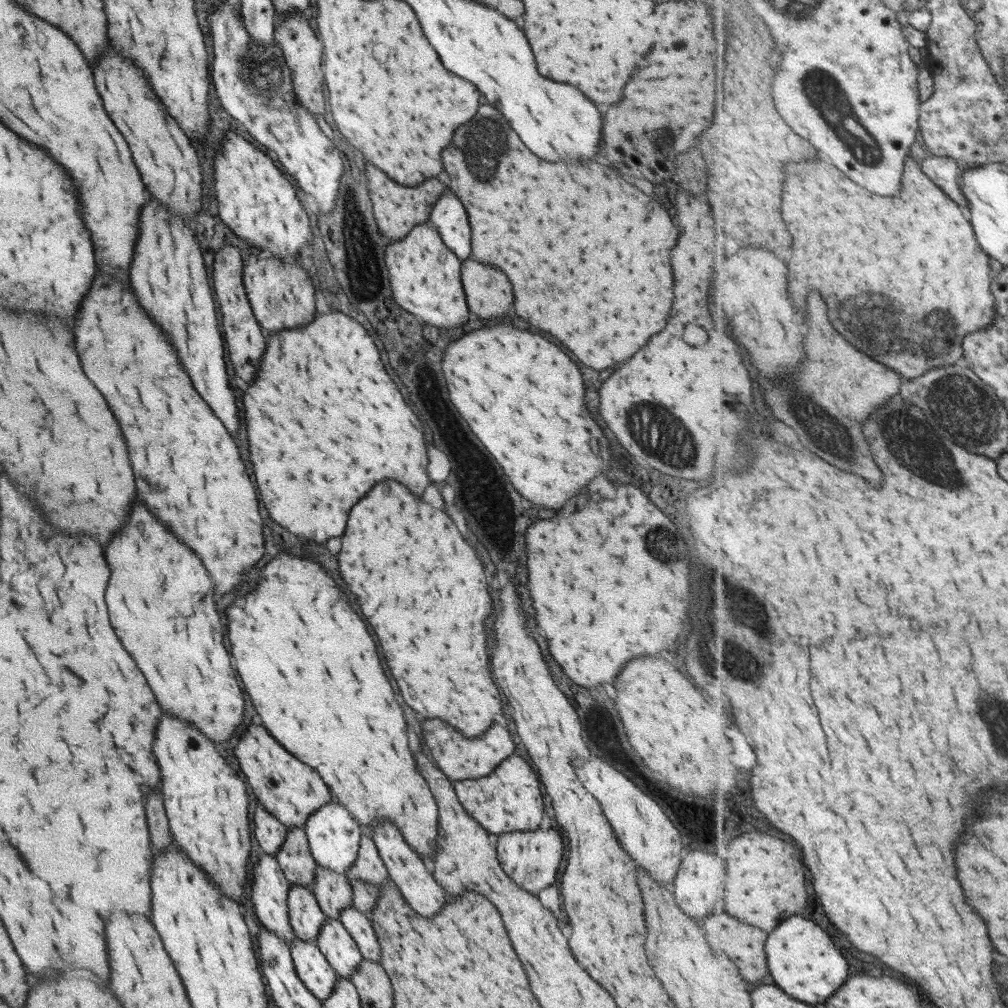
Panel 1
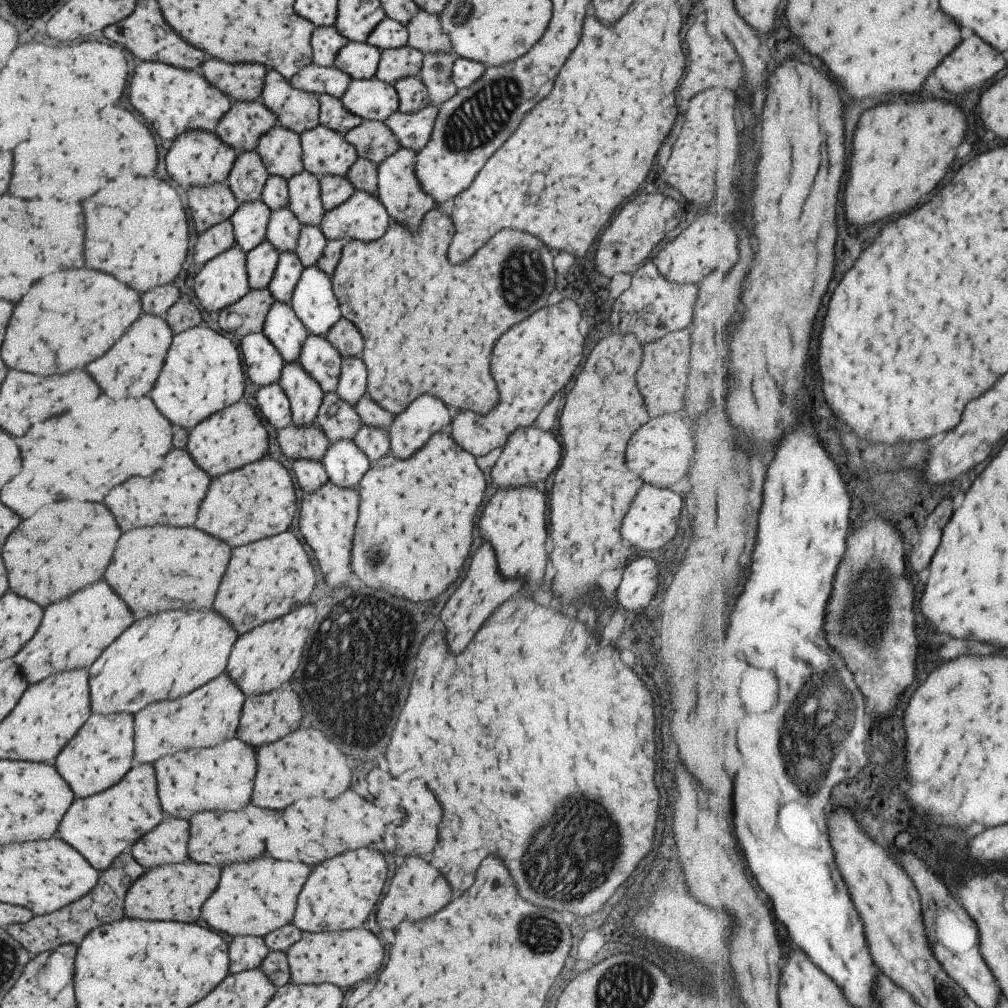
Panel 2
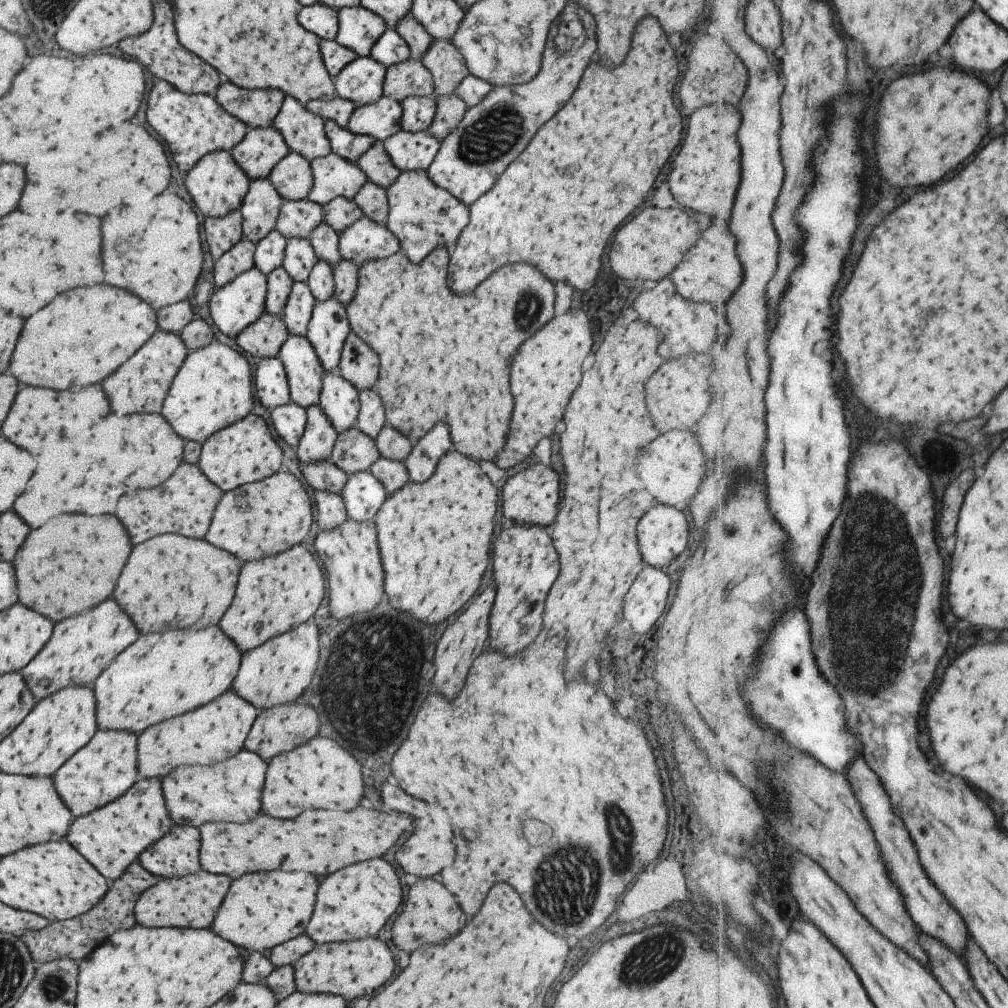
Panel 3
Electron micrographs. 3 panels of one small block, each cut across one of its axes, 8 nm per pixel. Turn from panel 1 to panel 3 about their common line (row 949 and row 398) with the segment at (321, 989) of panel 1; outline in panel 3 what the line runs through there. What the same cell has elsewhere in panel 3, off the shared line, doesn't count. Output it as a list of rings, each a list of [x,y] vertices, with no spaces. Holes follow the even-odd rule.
[[[288,334],[277,357],[286,374],[290,402],[301,408],[318,406],[324,370],[307,339]]]

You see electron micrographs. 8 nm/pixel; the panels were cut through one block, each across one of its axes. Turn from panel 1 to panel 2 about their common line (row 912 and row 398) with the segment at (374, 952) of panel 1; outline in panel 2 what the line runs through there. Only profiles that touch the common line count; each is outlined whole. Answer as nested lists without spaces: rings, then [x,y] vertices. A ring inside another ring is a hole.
[[[349,357],[340,361],[340,373],[335,392],[351,406],[366,393],[366,368],[360,358]]]

